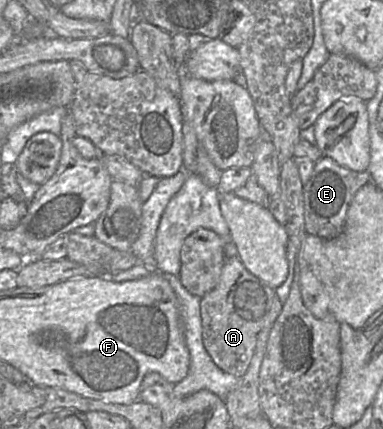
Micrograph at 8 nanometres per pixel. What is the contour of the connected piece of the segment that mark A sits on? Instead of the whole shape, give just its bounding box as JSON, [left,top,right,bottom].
[200,256,275,378]

